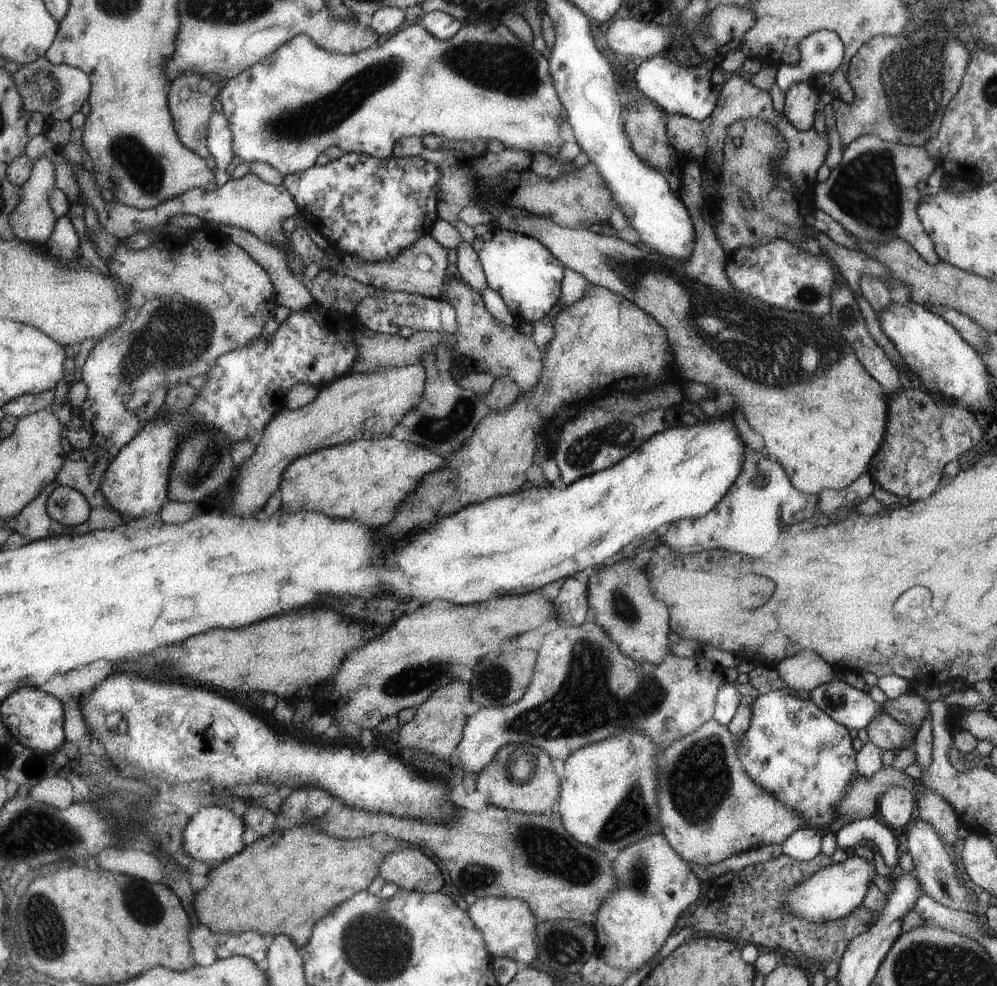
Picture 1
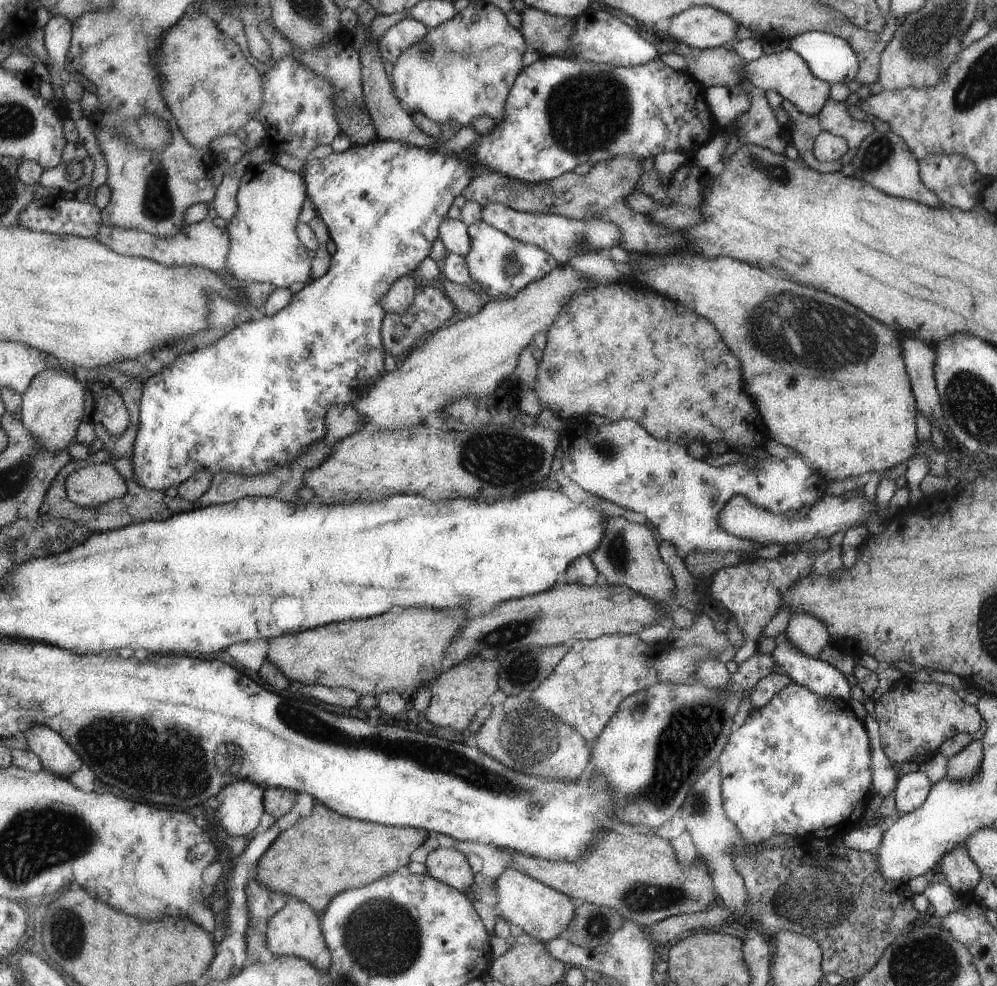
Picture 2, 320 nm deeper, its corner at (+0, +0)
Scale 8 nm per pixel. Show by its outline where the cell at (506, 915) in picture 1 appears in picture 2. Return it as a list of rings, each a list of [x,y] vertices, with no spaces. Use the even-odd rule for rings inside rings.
[[[517,868],[505,869],[493,880],[493,884],[497,889],[496,909],[499,909],[497,916],[510,922],[514,931],[528,934],[542,943],[559,936],[575,916],[578,904],[575,900],[571,900],[565,893],[527,876]]]

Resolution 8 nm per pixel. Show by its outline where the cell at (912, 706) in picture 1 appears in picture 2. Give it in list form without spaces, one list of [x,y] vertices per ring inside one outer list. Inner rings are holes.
[[[901,678],[874,702],[874,713],[878,722],[881,750],[885,756],[899,764],[903,761],[925,761],[937,753],[938,746],[950,736],[972,733],[979,728],[981,718],[976,706],[965,704],[948,685],[918,683]]]

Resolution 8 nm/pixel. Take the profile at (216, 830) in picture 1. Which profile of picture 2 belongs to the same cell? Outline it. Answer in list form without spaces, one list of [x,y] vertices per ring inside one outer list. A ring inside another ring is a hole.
[[[247,779],[234,780],[226,784],[215,796],[218,805],[215,818],[219,826],[229,835],[245,836],[257,826],[264,811],[266,789]]]

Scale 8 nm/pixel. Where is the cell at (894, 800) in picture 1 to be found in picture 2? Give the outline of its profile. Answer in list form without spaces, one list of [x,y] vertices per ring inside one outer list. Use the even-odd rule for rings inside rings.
[[[919,769],[907,772],[897,779],[893,789],[894,805],[898,813],[911,812],[919,808],[930,791],[927,776]]]

